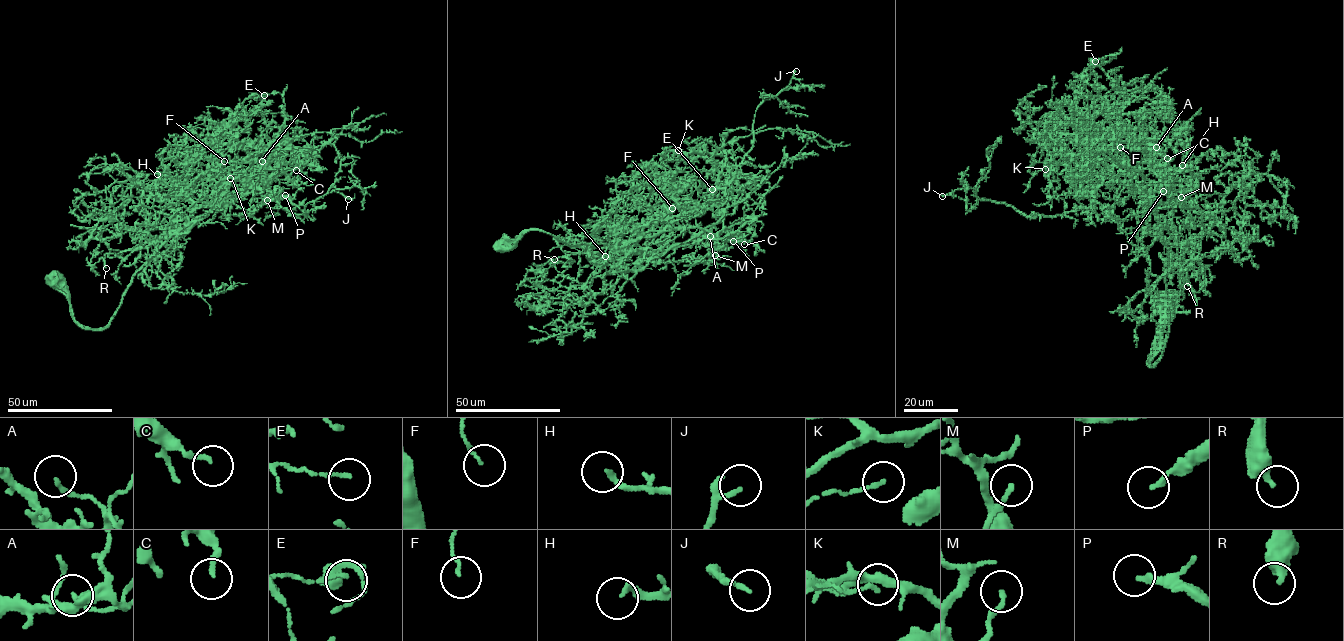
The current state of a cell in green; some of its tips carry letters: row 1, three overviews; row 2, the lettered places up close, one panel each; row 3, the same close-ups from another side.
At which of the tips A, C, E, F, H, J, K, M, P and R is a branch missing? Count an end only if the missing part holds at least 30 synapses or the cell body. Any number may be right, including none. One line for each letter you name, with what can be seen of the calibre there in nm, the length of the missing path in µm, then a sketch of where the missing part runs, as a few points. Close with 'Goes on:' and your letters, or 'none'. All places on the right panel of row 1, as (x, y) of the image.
H: Thickness 220 nm. Missing length about 25 µm. Course of what is missing: (1182, 165), (1167, 168)
J: Thickness 110 nm. Missing length about 15 µm. Course of what is missing: (942, 196), (931, 195), (912, 202)
Goes on: H, J

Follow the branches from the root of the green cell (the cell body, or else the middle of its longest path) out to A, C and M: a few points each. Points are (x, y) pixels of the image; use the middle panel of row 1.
A: (504, 245), (527, 229), (543, 230), (570, 245), (617, 244), (694, 227), (713, 237), (721, 233), (710, 236)
C: (504, 245), (527, 229), (541, 229), (575, 245), (617, 244), (694, 227), (713, 237), (725, 228), (744, 244)
M: (504, 245), (527, 229), (541, 229), (575, 245), (617, 244), (699, 227), (722, 245), (711, 253), (715, 255)

